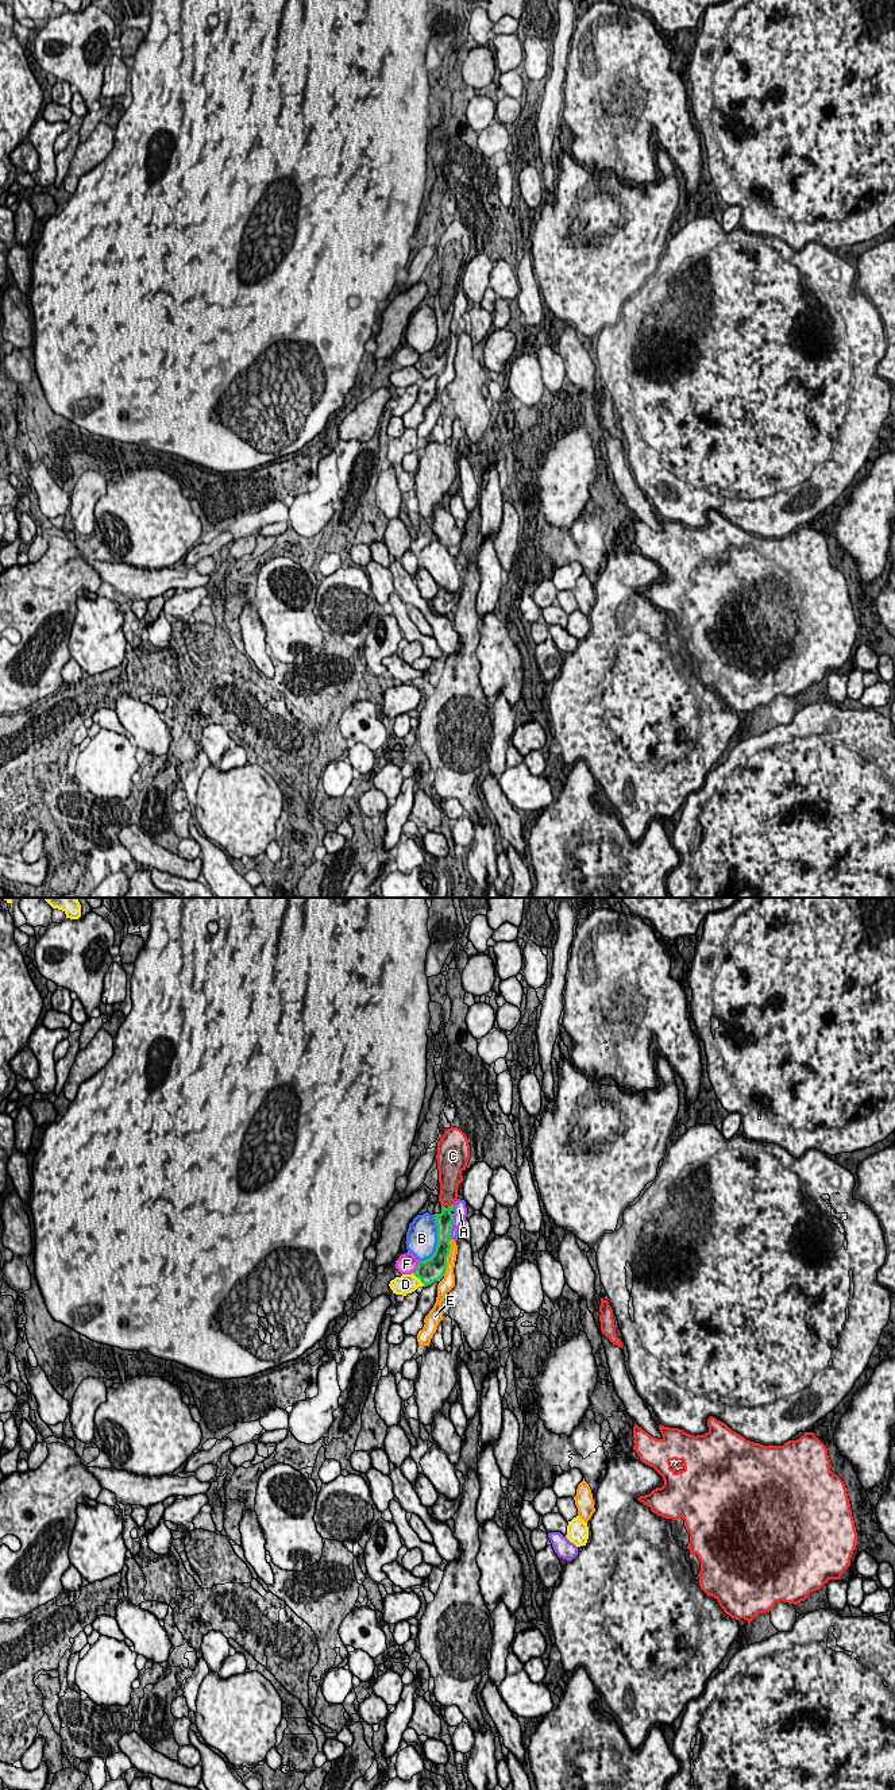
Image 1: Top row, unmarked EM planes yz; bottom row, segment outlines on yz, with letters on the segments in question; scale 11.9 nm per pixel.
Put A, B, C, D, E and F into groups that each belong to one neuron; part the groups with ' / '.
A / B F / C / D / E

